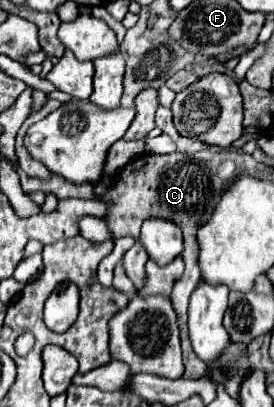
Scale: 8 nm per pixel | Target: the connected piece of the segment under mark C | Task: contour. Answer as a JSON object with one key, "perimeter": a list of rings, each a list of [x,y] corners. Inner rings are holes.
{"perimeter":[[[176,150],[176,152],[170,152],[170,154],[142,154],[142,156],[138,156],[136,160],[132,160],[132,162],[126,164],[126,168],[116,176],[114,184],[106,190],[104,196],[96,196],[96,194],[94,194],[94,184],[92,184],[92,182],[72,184],[70,180],[66,180],[64,176],[58,176],[58,174],[52,174],[50,180],[38,180],[38,178],[30,178],[30,176],[26,176],[22,170],[18,170],[18,174],[20,174],[20,184],[22,184],[22,190],[24,190],[26,194],[36,192],[36,190],[42,190],[42,192],[54,192],[60,200],[62,200],[62,198],[102,200],[102,202],[108,206],[108,214],[106,214],[102,220],[106,222],[106,226],[108,226],[108,230],[112,232],[112,238],[114,238],[114,240],[116,240],[116,238],[122,238],[122,236],[128,236],[128,234],[130,234],[134,240],[138,240],[138,238],[140,238],[140,226],[142,226],[142,222],[144,222],[146,218],[150,218],[150,216],[168,218],[168,220],[176,222],[176,224],[182,228],[182,232],[184,232],[184,252],[182,252],[182,256],[184,256],[184,262],[186,262],[186,272],[184,272],[184,276],[180,278],[180,282],[176,284],[176,288],[174,288],[174,292],[172,292],[172,306],[174,306],[174,310],[176,310],[176,314],[178,314],[178,324],[180,324],[182,358],[184,358],[184,368],[186,368],[182,378],[186,378],[186,380],[198,380],[198,378],[210,374],[210,368],[192,352],[192,346],[190,346],[190,340],[188,340],[186,320],[188,320],[188,298],[190,298],[192,290],[198,286],[198,282],[200,282],[200,278],[202,278],[200,268],[198,268],[196,232],[198,232],[198,228],[212,216],[214,204],[218,204],[218,200],[214,202],[214,196],[216,196],[216,198],[222,196],[222,192],[226,190],[226,184],[230,184],[230,182],[224,182],[224,180],[218,176],[218,172],[216,172],[218,164],[224,162],[226,158],[228,158],[228,154],[214,152],[214,150],[200,150],[200,152],[196,152],[196,154],[186,154],[186,152],[178,152],[178,150]]]}

